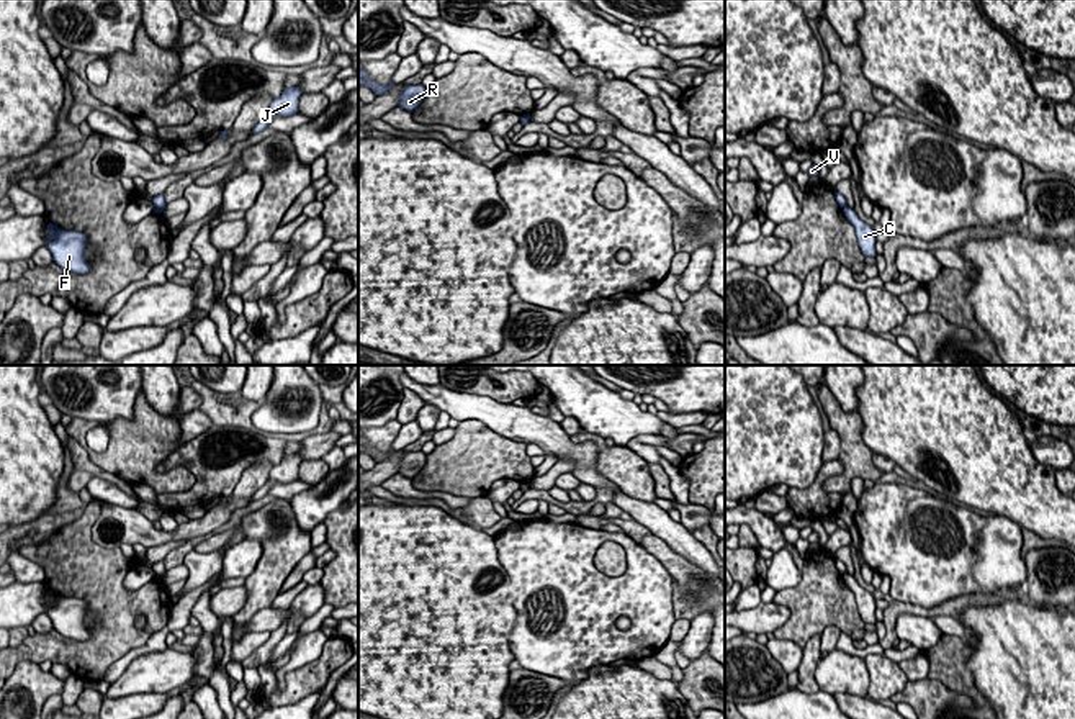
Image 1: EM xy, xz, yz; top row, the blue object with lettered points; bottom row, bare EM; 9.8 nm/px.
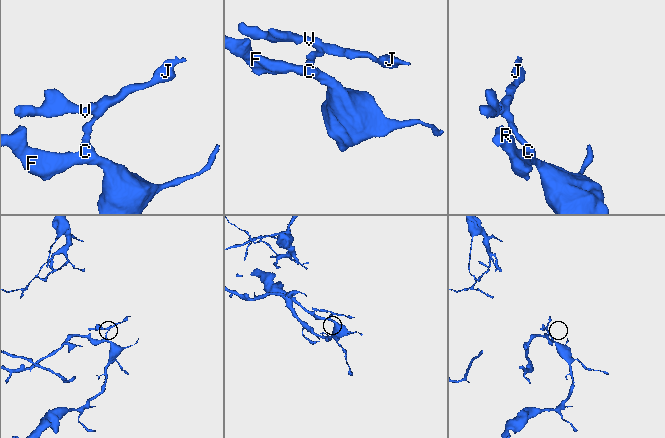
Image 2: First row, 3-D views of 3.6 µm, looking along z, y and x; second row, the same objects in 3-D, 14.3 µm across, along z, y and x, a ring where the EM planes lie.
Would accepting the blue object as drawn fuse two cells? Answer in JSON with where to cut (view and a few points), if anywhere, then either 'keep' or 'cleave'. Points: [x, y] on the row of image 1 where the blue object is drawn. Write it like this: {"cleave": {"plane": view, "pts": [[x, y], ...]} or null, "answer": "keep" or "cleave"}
{"cleave": {"plane": "xy", "pts": [[156, 207], [162, 210]]}, "answer": "cleave"}

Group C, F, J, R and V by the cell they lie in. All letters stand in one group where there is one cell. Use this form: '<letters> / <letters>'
C F R / J V

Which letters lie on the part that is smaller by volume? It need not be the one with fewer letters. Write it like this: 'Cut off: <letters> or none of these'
Cut off: J, V

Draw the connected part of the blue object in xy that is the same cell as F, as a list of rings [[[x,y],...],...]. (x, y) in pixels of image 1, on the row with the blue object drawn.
[[[47,224],[49,239],[46,247],[52,254],[52,260],[64,270],[74,274],[87,274],[90,265],[85,259],[87,237],[79,231],[65,231],[56,224]]]

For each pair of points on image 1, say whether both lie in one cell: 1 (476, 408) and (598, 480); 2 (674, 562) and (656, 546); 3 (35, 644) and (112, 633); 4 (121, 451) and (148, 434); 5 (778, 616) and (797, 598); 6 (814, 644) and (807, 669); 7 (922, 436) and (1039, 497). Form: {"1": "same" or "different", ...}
{"1": "same", "2": "same", "3": "same", "4": "same", "5": "different", "6": "same", "7": "same"}

